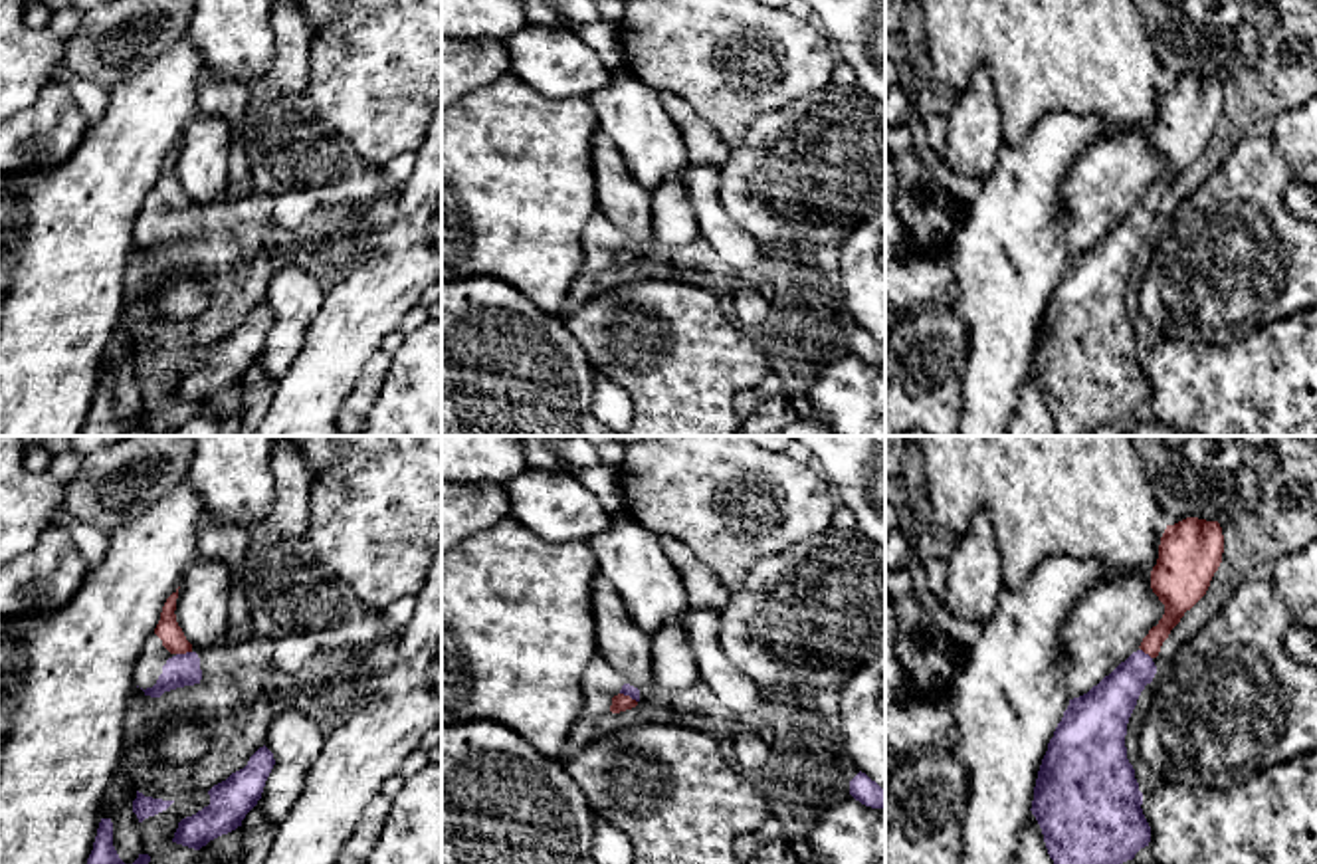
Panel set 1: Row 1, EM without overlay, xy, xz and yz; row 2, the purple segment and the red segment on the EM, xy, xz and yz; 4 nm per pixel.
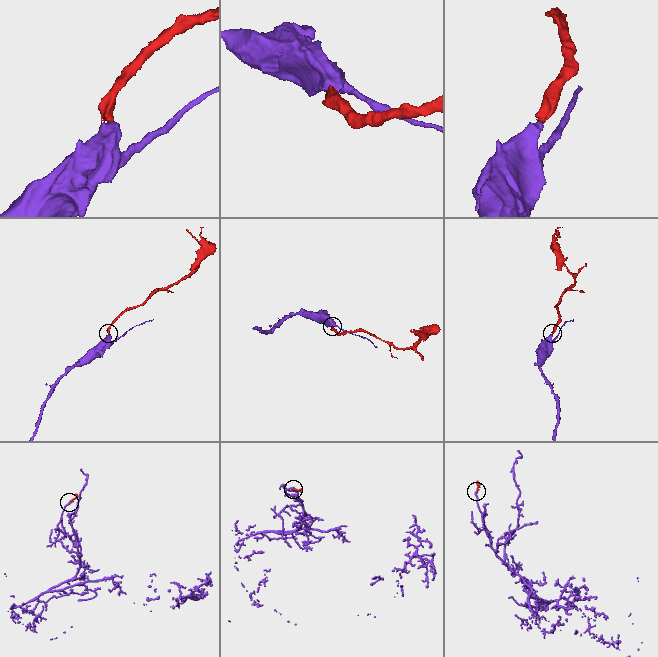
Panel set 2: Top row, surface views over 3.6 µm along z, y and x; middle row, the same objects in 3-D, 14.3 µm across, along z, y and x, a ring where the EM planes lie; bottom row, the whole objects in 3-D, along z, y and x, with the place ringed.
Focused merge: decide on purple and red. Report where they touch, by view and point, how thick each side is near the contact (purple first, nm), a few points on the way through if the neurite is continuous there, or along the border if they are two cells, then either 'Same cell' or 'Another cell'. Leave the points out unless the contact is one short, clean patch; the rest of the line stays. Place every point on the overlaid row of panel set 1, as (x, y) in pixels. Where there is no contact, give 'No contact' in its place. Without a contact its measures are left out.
Touches purple at xy (183, 654). Thickness 130 nm (purple) against 100 nm. Path across: xy (181, 670), (183, 654), (173, 639). Same cell

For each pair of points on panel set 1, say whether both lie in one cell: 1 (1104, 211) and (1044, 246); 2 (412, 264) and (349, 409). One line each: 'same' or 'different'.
1: different
2: different

